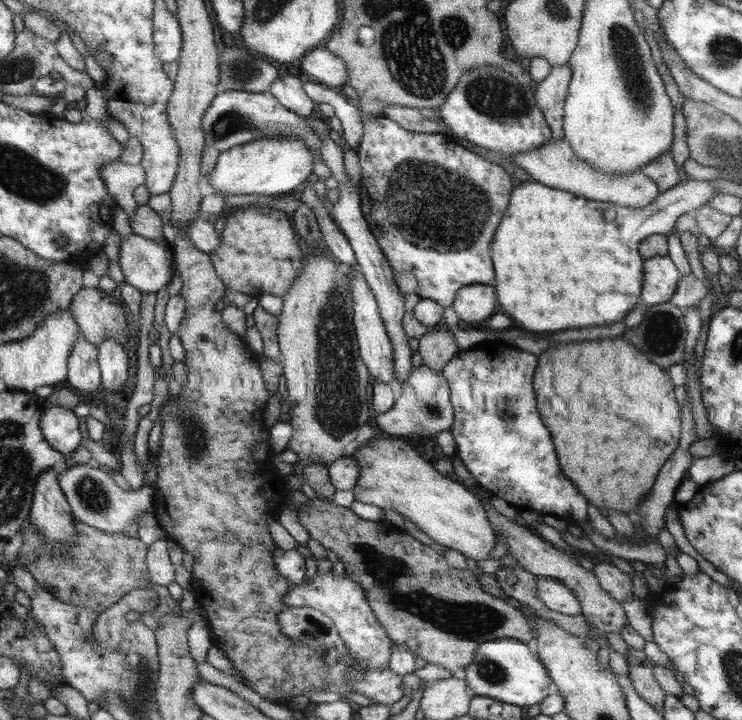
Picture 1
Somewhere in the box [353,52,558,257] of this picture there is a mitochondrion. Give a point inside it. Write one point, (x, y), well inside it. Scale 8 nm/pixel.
(493, 95)

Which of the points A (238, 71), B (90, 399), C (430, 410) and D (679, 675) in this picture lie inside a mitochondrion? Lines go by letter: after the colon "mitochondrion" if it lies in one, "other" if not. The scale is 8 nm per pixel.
A: mitochondrion
B: other
C: mitochondrion
D: other

